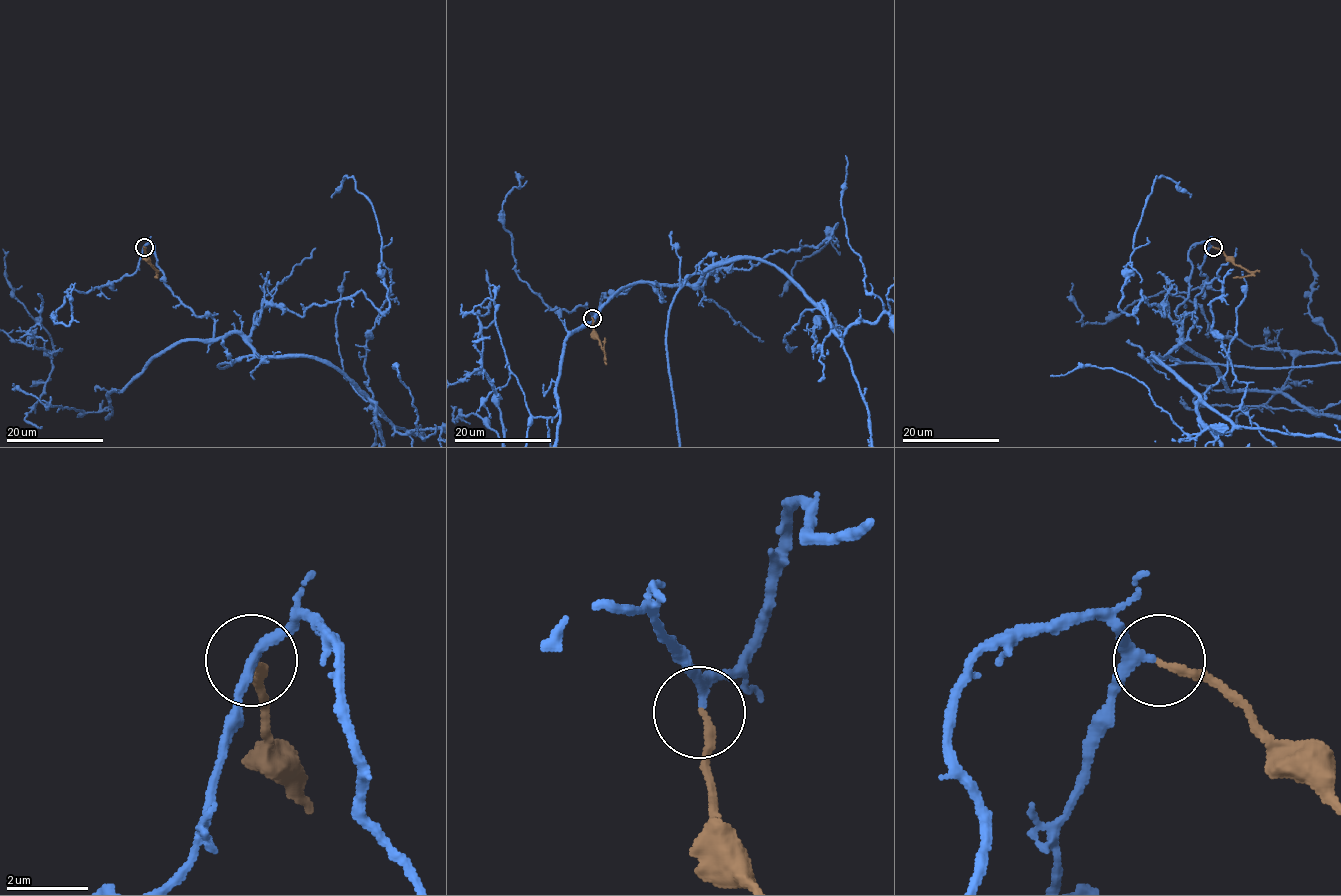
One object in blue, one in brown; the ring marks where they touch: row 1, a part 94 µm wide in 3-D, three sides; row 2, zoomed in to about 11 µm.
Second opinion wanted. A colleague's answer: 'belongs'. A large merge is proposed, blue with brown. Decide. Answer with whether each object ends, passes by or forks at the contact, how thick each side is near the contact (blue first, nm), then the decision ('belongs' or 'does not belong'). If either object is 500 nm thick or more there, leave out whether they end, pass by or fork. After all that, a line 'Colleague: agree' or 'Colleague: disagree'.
blue passes by; brown ends there; 220 nm thick on the blue side, 190 nm on the other; belongs
Colleague: agree

